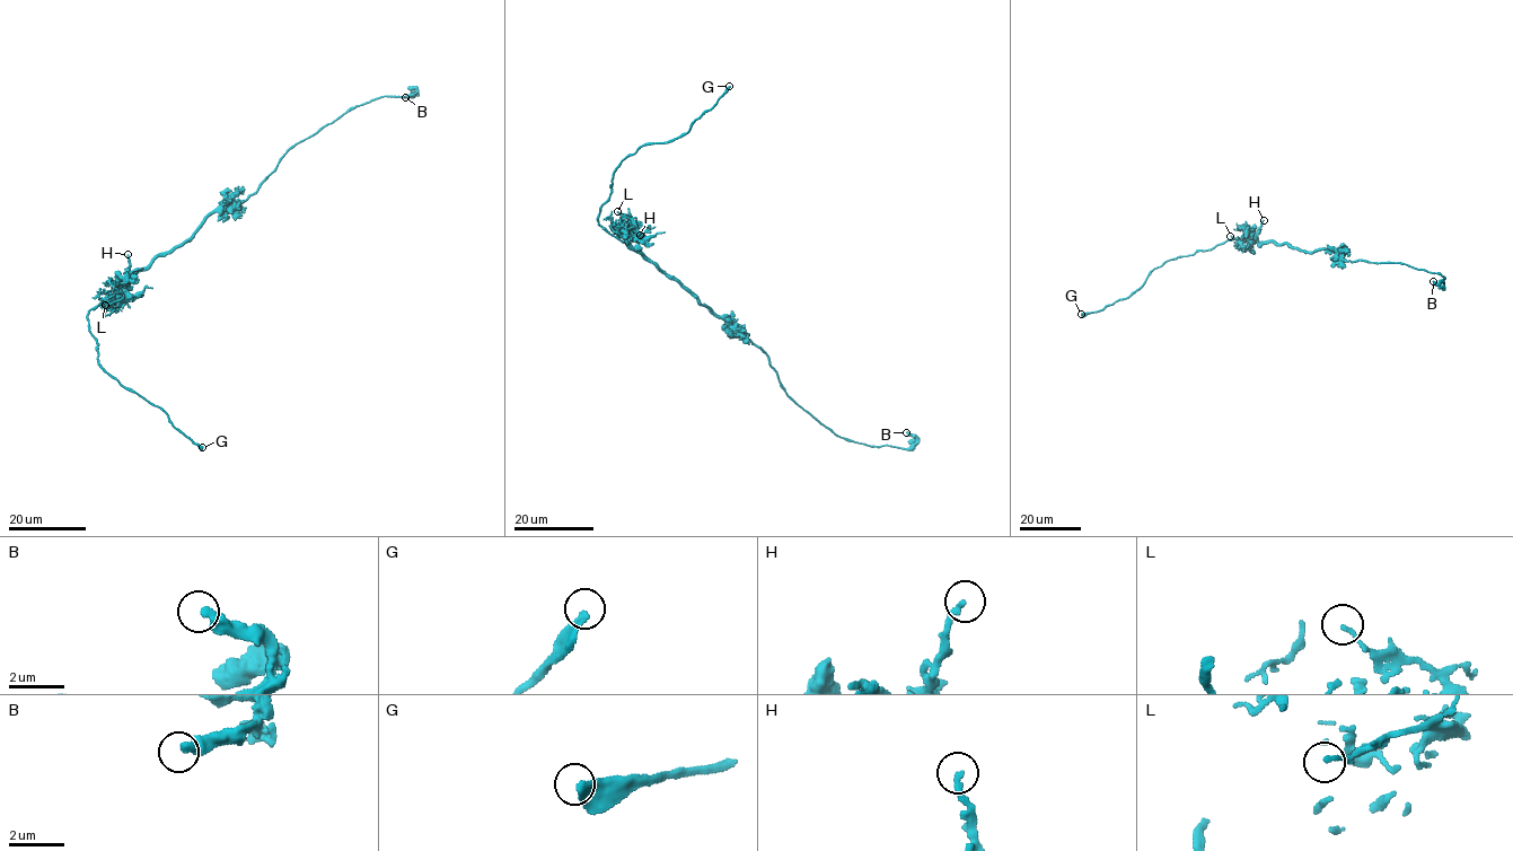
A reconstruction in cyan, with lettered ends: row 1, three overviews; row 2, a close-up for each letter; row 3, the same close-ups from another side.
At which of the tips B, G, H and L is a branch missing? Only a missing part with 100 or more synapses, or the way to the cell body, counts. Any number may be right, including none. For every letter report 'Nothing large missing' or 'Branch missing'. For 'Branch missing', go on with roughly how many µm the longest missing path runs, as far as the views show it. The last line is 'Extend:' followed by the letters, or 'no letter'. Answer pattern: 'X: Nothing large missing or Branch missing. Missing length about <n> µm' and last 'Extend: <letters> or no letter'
B: Nothing large missing
G: Branch missing. Missing length about 8 µm
H: Nothing large missing
L: Nothing large missing
Extend: G

